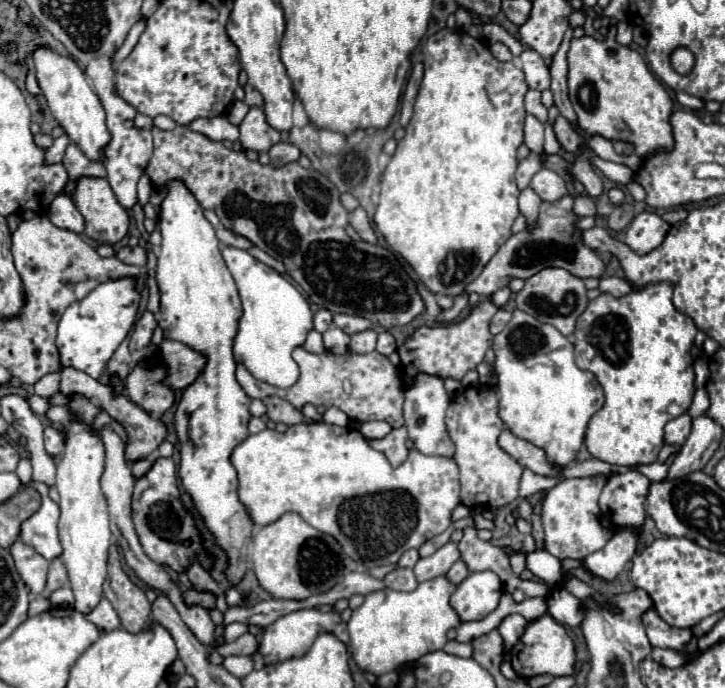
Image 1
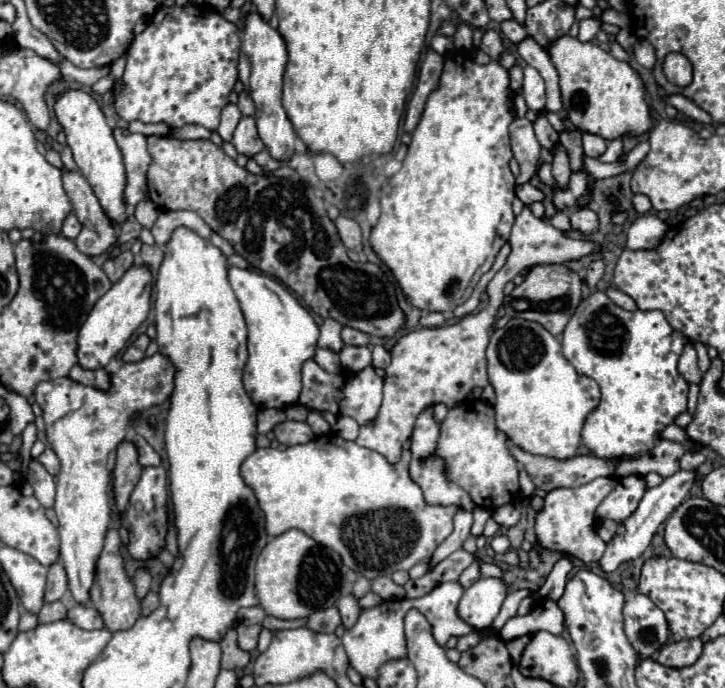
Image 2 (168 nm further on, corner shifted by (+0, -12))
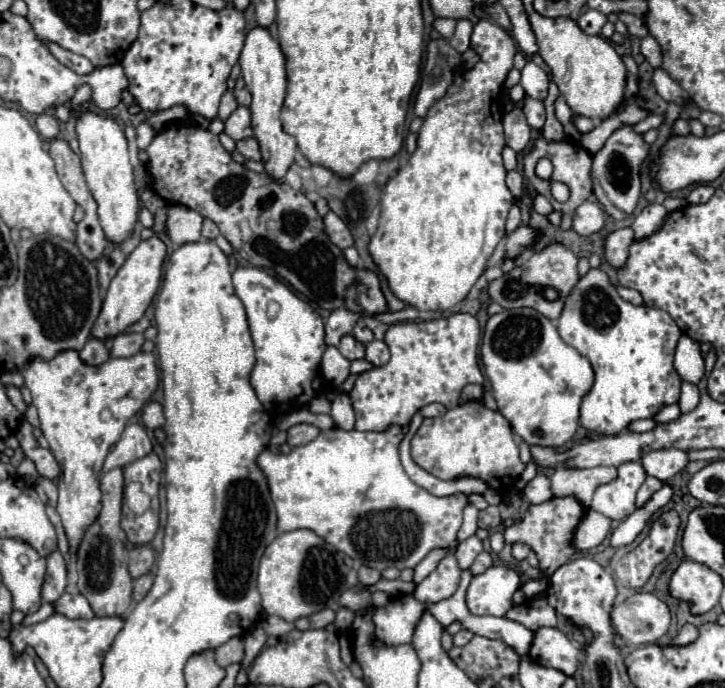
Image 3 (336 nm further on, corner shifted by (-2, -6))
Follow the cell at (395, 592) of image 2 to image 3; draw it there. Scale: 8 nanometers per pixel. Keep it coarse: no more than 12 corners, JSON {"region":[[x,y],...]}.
{"region":[[361,566],[357,576],[361,584],[381,580],[379,570]]}

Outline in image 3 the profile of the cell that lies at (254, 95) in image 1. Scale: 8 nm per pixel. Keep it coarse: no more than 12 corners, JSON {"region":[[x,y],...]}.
{"region":[[241,76],[235,84],[235,100],[239,106],[251,104],[251,94]]}

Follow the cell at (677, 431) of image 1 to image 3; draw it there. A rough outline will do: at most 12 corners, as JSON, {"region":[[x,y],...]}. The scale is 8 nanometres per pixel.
{"region":[[677,448],[653,450],[641,458],[645,472],[667,482],[689,462]]}

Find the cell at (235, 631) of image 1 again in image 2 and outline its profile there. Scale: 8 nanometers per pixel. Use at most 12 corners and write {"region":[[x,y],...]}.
{"region":[[237,624],[237,644],[251,652],[261,626]]}

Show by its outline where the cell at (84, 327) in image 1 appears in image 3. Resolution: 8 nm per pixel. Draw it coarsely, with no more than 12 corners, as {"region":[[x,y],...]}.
{"region":[[141,240],[105,294],[91,332],[117,336],[159,290],[167,248]]}

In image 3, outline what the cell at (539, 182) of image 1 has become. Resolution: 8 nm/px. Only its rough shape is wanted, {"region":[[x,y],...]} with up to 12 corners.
{"region":[[507,172],[507,188],[515,198],[523,192],[523,176]]}

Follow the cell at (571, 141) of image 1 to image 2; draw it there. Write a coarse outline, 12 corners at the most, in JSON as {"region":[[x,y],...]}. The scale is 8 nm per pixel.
{"region":[[541,116],[535,136],[543,148],[553,152],[559,142],[559,132]]}

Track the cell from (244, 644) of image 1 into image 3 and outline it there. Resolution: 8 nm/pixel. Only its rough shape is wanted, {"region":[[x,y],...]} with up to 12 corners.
{"region":[[231,638],[215,650],[223,668],[243,660],[243,640]]}

